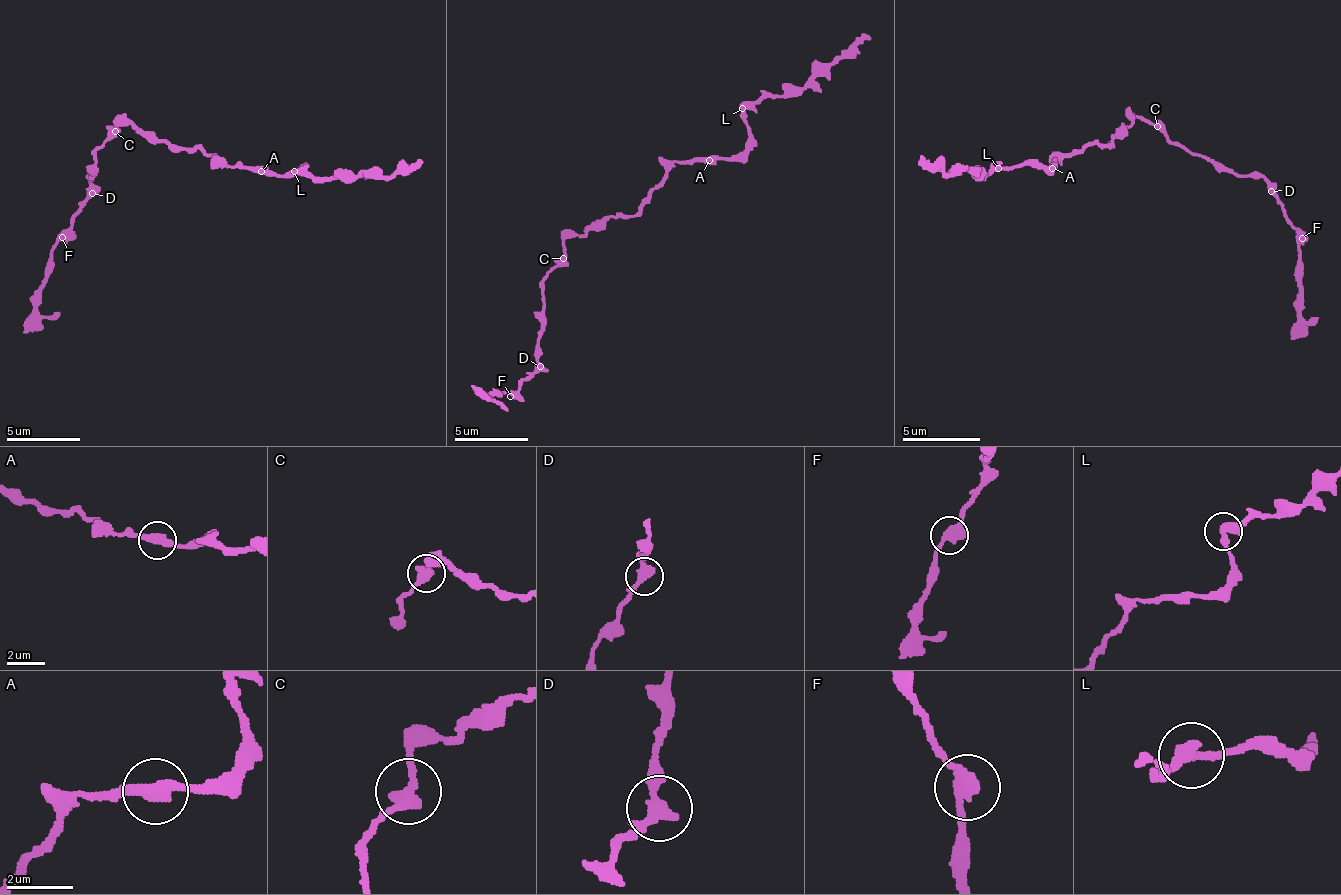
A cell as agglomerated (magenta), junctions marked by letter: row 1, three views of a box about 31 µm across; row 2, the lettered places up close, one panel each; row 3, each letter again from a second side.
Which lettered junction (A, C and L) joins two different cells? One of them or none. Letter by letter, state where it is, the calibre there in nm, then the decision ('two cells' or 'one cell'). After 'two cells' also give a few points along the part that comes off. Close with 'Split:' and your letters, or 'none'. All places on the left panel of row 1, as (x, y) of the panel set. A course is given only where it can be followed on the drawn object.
A: (261, 171) | 360 nm | one cell
C: (115, 131) | 360 nm | one cell
L: (294, 171) | 360 nm | one cell
Split: none

